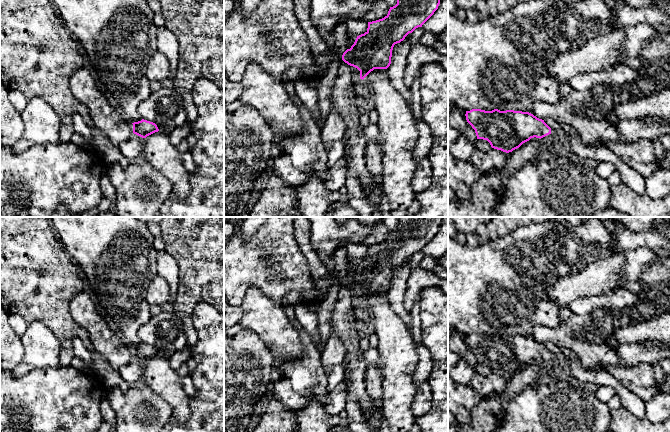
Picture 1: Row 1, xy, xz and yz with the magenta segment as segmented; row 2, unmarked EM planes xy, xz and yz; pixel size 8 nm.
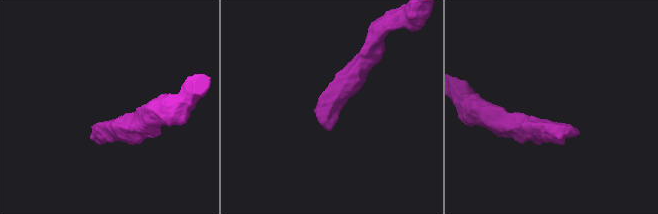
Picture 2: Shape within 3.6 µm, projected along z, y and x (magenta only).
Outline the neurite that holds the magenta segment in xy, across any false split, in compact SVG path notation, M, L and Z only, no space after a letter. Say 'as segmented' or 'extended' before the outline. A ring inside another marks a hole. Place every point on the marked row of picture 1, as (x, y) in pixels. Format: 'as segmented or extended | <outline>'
extended | M144 119L132 124L133 134L130 138L124 142L116 144L119 151L129 162L142 159L145 138L159 131L155 123Z

